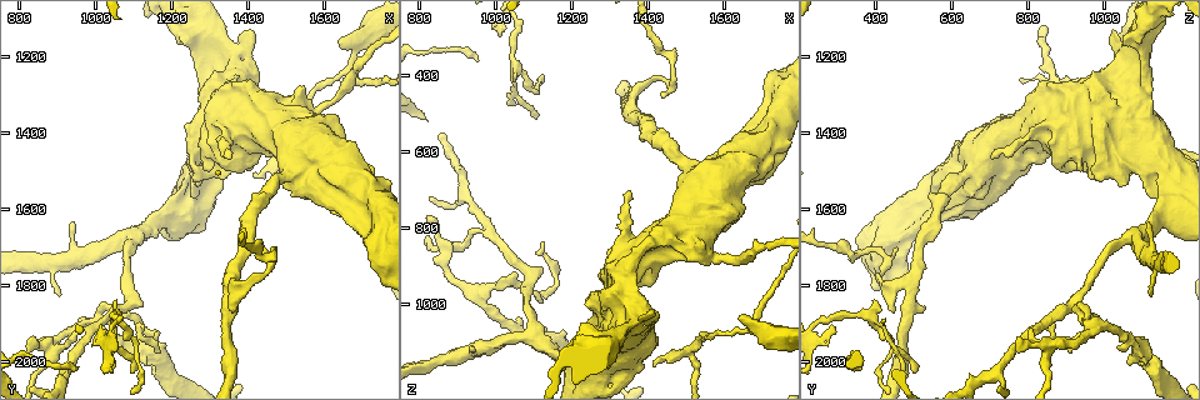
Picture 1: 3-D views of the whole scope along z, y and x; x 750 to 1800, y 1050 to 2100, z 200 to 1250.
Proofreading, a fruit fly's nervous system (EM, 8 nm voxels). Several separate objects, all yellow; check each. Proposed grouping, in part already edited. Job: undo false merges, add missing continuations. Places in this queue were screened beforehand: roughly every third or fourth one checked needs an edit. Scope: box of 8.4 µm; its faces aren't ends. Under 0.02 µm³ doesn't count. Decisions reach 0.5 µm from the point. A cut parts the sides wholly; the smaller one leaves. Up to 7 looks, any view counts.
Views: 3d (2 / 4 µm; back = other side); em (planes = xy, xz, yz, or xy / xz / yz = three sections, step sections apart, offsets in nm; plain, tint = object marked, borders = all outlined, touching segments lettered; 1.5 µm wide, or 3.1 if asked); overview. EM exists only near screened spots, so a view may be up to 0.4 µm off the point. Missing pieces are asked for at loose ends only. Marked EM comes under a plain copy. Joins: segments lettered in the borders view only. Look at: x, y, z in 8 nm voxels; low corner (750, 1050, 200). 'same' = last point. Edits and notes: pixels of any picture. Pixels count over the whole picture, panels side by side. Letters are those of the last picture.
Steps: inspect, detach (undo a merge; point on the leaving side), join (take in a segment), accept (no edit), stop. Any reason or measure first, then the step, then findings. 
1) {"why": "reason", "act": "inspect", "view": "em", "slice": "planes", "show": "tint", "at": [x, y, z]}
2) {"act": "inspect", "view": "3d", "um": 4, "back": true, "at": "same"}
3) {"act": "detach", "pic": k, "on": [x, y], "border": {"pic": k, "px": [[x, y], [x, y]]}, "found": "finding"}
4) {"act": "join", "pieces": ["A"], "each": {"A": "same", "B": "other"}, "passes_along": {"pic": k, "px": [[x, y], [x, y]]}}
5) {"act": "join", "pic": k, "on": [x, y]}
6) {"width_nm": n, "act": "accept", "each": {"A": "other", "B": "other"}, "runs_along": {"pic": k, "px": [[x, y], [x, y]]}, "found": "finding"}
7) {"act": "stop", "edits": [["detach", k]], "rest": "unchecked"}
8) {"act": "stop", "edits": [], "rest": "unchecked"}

{"why": "sharp bend", "act": "inspect", "view": "3d", "um": 2, "at": [975, 1895, 965]}

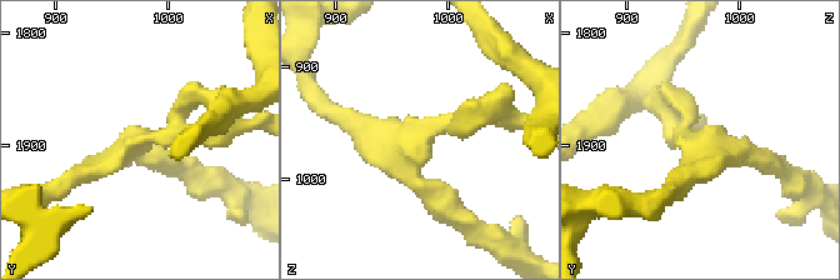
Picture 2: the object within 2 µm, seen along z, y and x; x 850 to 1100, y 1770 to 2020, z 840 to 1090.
{"arms": 3, "act": "inspect", "view": "em", "slice": "xy", "step": 4, "show": "tint", "at": [974, 1894, 970]}

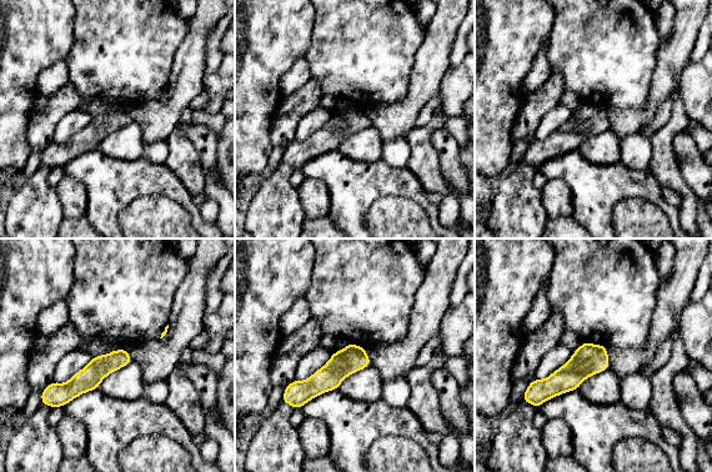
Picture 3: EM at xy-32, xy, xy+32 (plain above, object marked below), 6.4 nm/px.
{"act": "inspect", "view": "em", "slice": "planes", "show": "borders", "at": "same"}

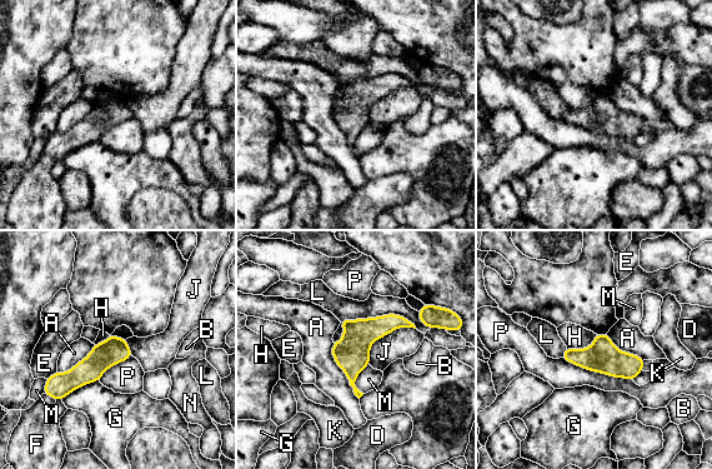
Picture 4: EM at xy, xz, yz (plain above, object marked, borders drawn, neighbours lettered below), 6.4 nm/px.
{"act": "accept", "each": {"A": "other", "B": "other", "D": "other", "E": "other", "F": "other", "G": "other", "H": "other", "J": "other", "K": "other", "L": "other", "M": "other", "N": "other", "P": "other"}, "border": {"pic": 4, "px": [[596, 334], [587, 347], [567, 348]]}, "found": "one cell here"}

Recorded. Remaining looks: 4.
{"why": "tapers out", "act": "inspect", "view": "em", "slice": "planes", "show": "borders", "at": [1355, 1455, 710]}

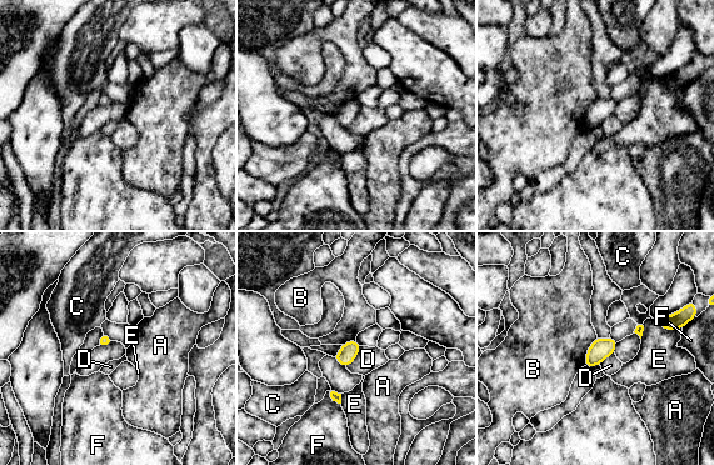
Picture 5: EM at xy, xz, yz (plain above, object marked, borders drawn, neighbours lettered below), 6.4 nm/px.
{"width_nm": 120, "act": "accept", "each": {"A": "other", "B": "other", "C": "other", "D": "other", "E": "other", "F": "other"}, "border": {"pic": 5, "px": [[360, 346], [355, 359], [346, 368]]}, "found": "no lettered segment goes on from it"}

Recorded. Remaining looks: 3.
{"why": "stops while still wide", "act": "inspect", "view": "em", "slice": "yz", "step": 4, "show": "tint", "at": [1645, 1170, 1030]}

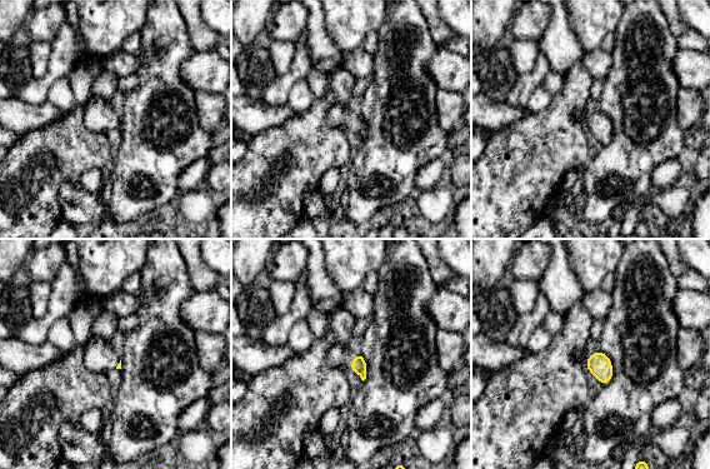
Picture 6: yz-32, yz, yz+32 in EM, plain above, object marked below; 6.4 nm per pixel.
{"act": "inspect", "view": "em", "slice": "planes", "show": "borders", "at": "same"}

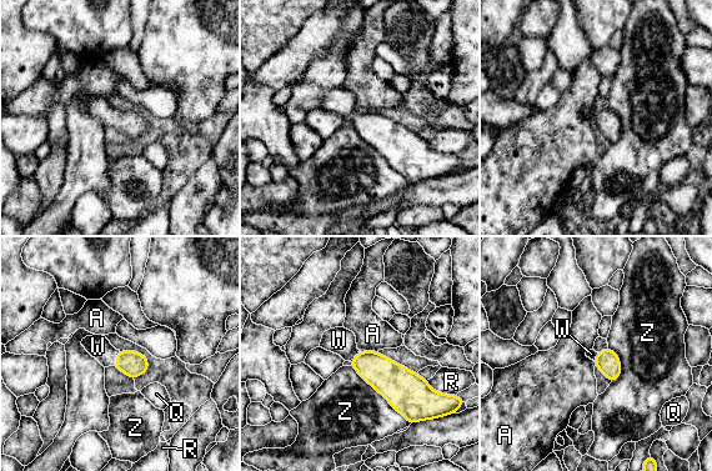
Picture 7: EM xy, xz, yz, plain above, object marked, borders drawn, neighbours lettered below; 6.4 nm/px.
{"act": "join", "pieces": ["W"], "each": {"A": "other", "Q": "other", "R": "other", "W": "same", "Z": "other"}, "found": "the cell continues"}

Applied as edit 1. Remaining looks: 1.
{"act": "stop", "edits": [["join", 7]], "rest": "unchecked"}

